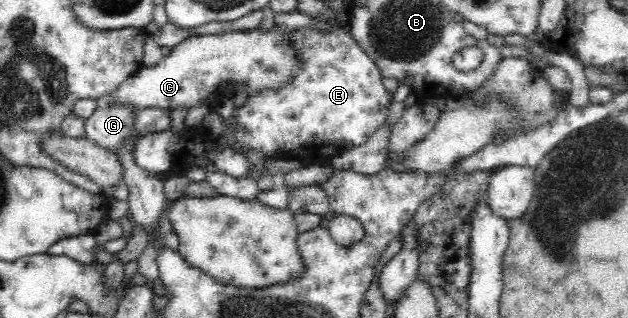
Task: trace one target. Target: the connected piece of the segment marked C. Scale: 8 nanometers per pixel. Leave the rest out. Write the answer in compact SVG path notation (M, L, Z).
M275 24L270 29L262 29L259 26L250 30L232 30L222 33L201 34L190 36L182 40L180 44L170 47L170 53L156 66L143 66L137 73L130 75L110 96L105 98L106 103L118 102L122 105L130 105L136 108L158 108L173 112L179 108L198 108L209 105L212 112L218 115L218 108L224 100L231 100L235 92L244 86L250 96L260 96L264 91L281 89L288 83L294 83L299 69L299 54L291 45L292 30L283 30Z

